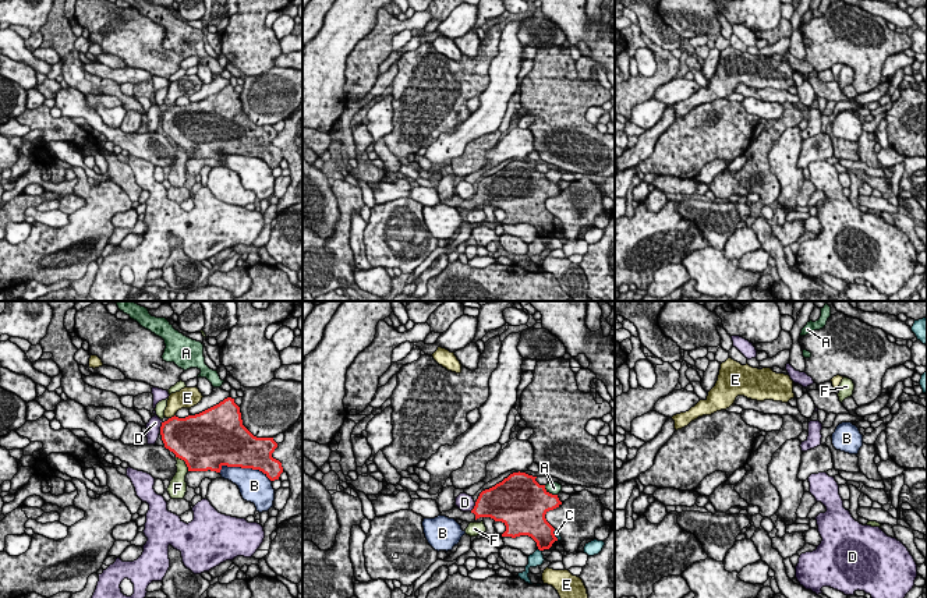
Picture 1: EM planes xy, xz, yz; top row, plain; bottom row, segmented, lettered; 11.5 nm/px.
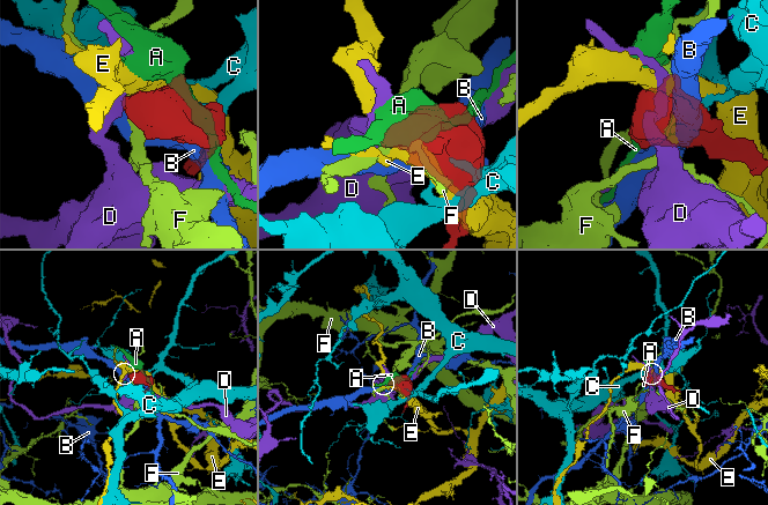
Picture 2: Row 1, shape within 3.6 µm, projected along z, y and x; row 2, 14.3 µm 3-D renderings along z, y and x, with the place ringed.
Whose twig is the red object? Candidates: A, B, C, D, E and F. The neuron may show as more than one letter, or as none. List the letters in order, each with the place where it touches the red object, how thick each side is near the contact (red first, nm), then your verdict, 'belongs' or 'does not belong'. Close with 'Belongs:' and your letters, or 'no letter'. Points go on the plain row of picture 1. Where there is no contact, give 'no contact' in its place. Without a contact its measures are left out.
A: xz (548, 180) | 460/140 nm | does not belong
B: xy (246, 155) | 440/360 nm | does not belong
C: xz (540, 237) | 280/160 nm | does not belong
D: xy (161, 114) | 420/160 nm | does not belong
E: xy (172, 105) | 420/220 nm | does not belong
F: xy (184, 148) | 500/160 nm | does not belong
Belongs: no letter

